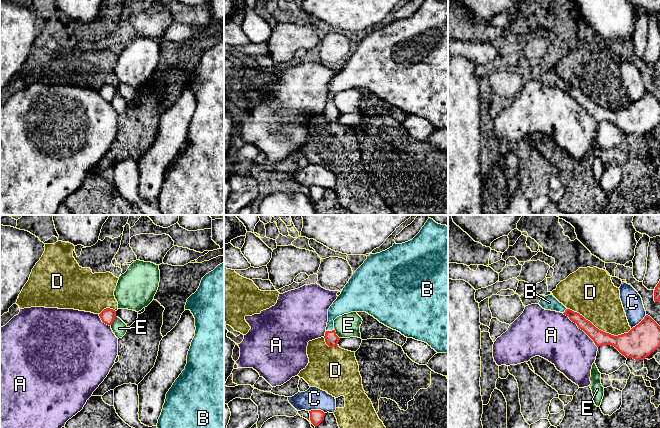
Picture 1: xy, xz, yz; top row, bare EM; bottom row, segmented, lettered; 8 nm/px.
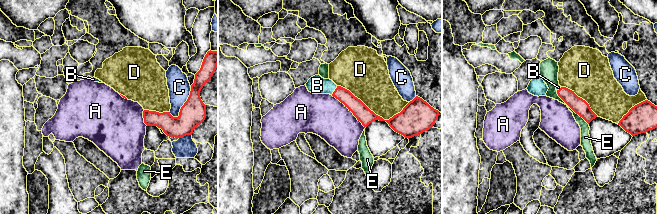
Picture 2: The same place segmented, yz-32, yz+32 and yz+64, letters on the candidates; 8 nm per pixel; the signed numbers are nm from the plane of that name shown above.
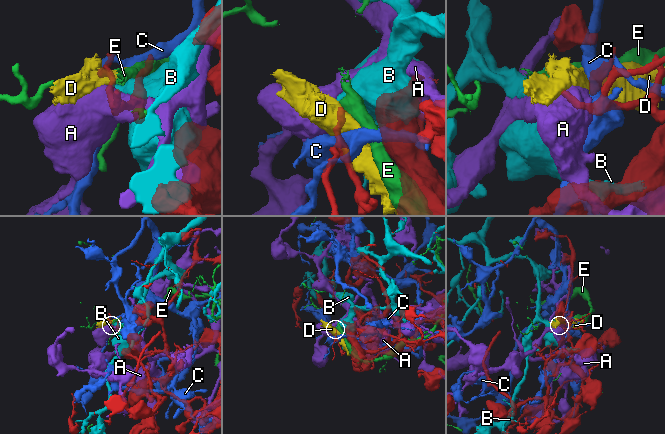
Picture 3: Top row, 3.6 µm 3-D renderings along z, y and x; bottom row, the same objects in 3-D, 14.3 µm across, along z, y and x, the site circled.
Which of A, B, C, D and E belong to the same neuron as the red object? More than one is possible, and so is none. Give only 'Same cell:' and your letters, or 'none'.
Same cell: B

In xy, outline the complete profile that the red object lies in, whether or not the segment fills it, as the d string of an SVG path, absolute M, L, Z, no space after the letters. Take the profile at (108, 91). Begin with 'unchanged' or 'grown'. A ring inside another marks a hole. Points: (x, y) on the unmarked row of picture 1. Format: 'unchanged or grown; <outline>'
unchanged; M106 84L99 90L99 92L103 99L110 102L116 93L116 87L110 84Z

